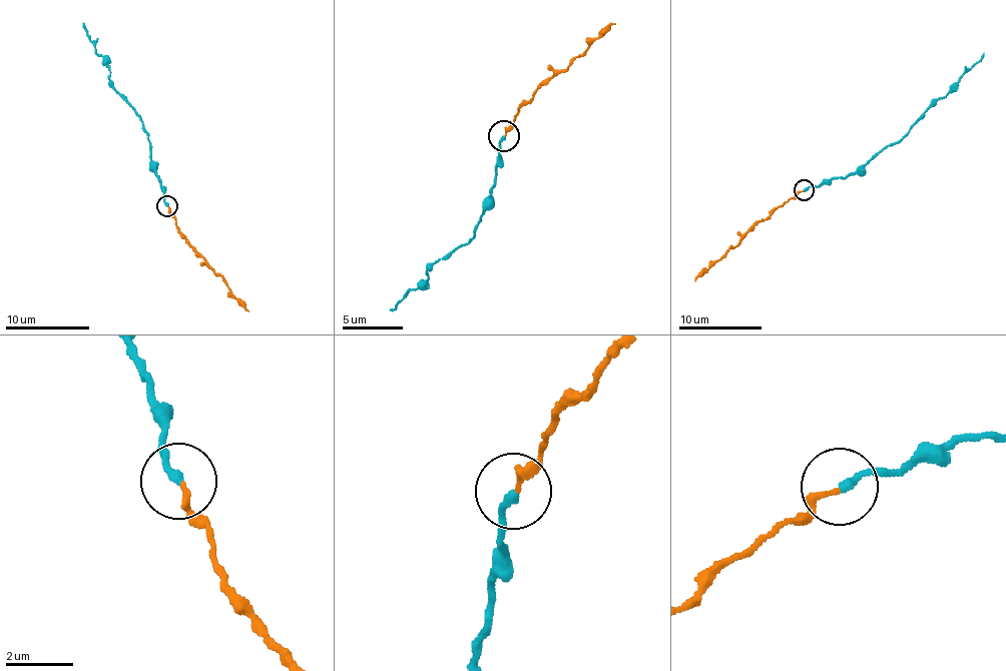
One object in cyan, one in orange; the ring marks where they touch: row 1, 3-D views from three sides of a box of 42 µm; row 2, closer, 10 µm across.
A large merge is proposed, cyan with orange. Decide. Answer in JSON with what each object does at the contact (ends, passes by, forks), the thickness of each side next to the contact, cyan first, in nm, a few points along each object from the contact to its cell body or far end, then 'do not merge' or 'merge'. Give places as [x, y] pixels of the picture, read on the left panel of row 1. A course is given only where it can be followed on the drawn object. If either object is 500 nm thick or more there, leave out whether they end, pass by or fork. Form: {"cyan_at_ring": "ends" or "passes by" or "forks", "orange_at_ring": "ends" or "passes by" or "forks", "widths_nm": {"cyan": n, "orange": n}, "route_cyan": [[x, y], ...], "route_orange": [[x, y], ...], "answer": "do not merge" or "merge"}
{"cyan_at_ring": "ends", "orange_at_ring": "ends", "widths_nm": {"cyan": 220, "orange": 170}, "route_cyan": [[167, 204], [144, 124], [112, 85], [109, 67], [95, 51], [83, 22]], "route_orange": [[167, 204], [178, 228], [192, 247], [249, 310]], "answer": "merge"}

